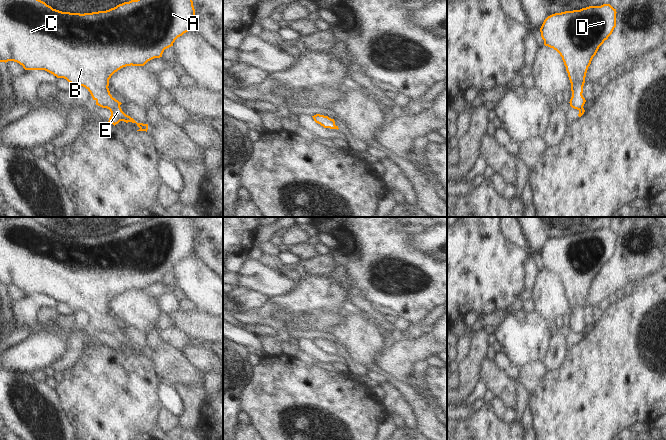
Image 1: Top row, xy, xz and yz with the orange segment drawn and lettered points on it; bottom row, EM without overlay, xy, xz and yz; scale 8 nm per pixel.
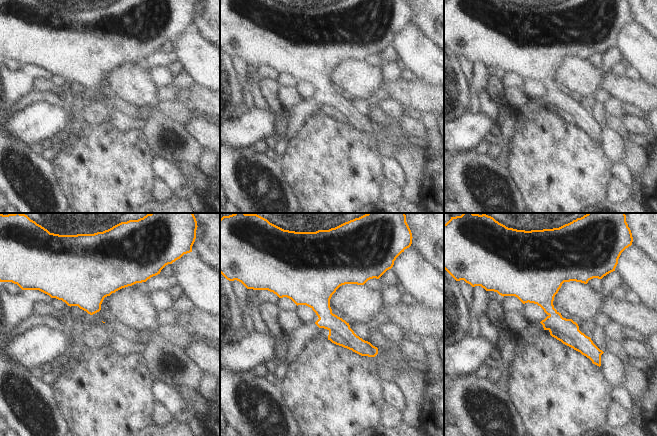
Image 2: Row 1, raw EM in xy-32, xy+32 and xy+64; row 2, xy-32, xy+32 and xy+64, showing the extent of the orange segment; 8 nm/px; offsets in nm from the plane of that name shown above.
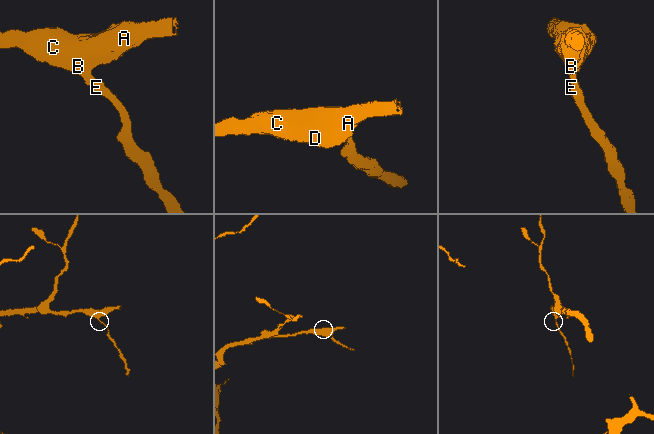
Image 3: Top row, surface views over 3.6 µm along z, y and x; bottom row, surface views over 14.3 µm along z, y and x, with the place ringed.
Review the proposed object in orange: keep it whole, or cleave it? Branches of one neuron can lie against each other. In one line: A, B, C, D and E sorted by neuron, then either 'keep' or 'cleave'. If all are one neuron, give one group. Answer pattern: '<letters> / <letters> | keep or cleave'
A B C D E | keep

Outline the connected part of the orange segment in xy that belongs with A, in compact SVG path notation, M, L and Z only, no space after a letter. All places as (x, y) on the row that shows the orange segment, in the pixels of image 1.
M0 0L0 62L8 62L14 61L23 66L25 70L45 70L57 78L64 78L69 83L76 86L85 87L91 94L93 100L96 101L96 105L107 108L111 112L111 116L109 118L109 123L114 126L118 124L120 121L124 121L126 123L132 122L136 123L140 128L137 131L146 131L148 130L148 124L137 123L133 118L126 115L120 105L122 104L118 100L112 97L109 91L109 79L111 76L126 66L144 66L148 61L154 58L162 57L162 54L165 49L173 46L175 40L182 36L184 33L193 29L193 23L195 19L195 9L193 6L192 0L131 0L129 2L124 2L122 4L117 5L114 8L111 8L106 11L98 11L92 13L70 13L70 12L62 12L56 9L53 9L51 6L47 5L45 2L41 0Z

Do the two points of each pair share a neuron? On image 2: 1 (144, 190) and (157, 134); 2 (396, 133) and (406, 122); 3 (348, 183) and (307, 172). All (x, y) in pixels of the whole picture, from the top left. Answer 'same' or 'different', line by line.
1: different
2: different
3: same

